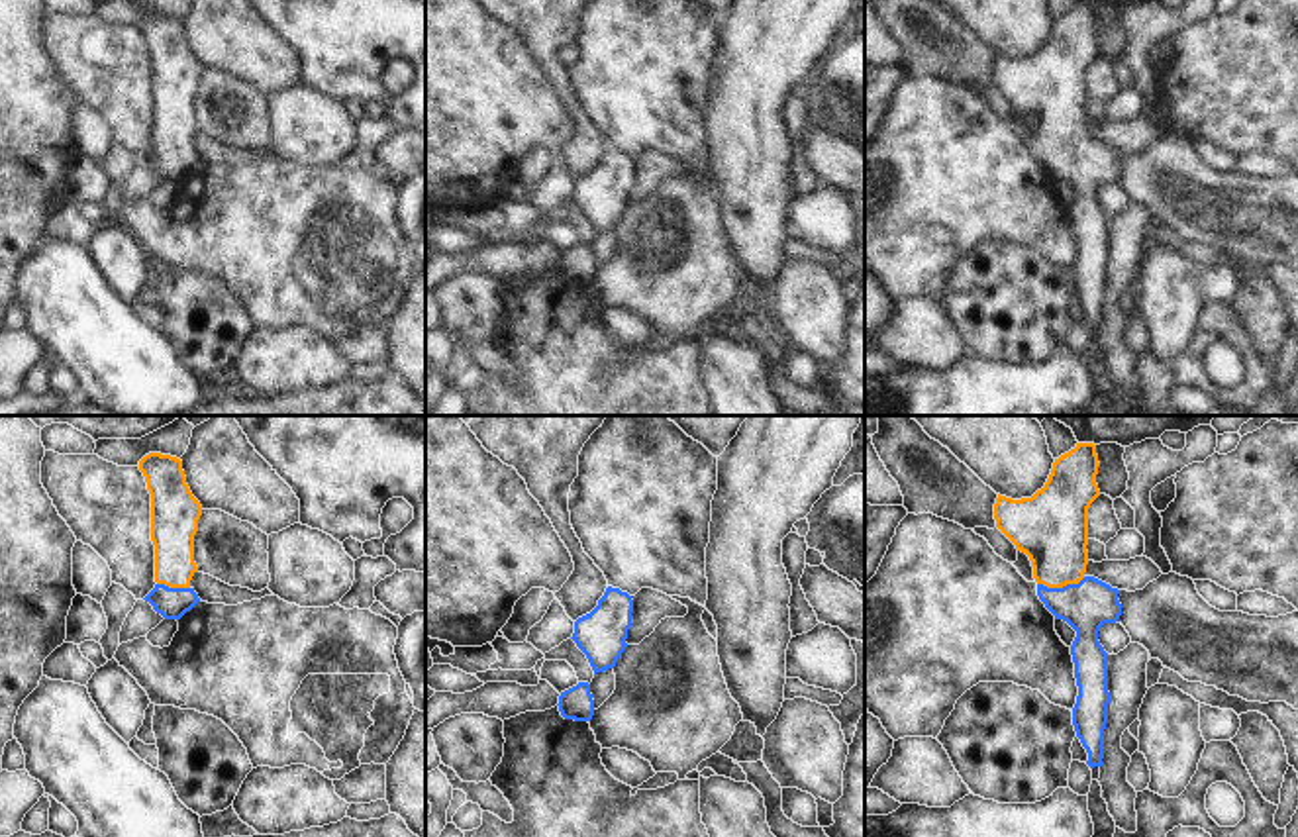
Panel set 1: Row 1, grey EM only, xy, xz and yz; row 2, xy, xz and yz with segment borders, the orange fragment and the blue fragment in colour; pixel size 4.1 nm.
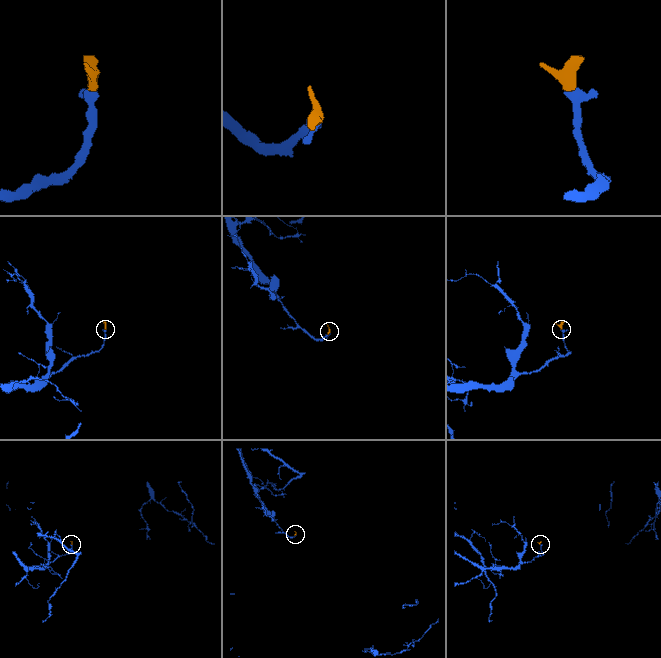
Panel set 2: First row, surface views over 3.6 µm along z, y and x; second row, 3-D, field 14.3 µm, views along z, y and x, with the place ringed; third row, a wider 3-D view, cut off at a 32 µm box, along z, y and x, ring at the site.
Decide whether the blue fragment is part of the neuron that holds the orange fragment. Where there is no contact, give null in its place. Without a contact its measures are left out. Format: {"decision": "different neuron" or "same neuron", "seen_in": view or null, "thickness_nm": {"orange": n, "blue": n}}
{"decision": "same neuron", "seen_in": "yz", "thickness_nm": {"orange": 300, "blue": 200}}

